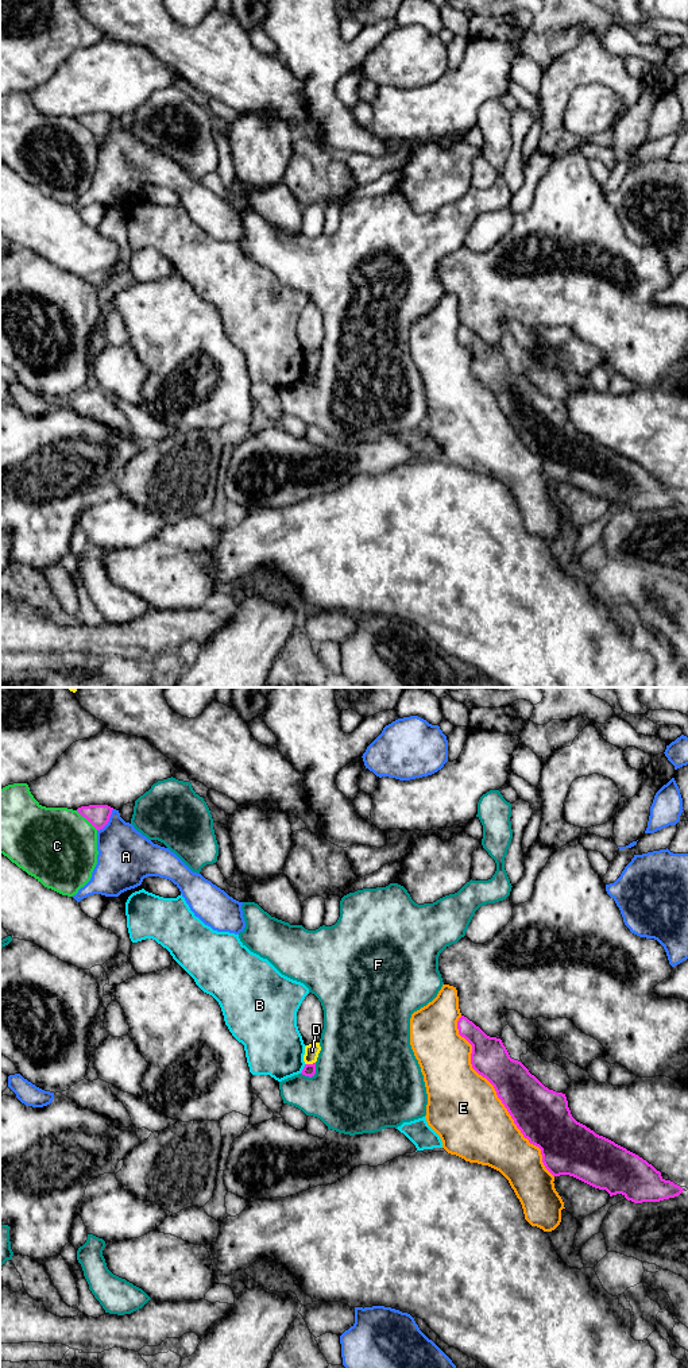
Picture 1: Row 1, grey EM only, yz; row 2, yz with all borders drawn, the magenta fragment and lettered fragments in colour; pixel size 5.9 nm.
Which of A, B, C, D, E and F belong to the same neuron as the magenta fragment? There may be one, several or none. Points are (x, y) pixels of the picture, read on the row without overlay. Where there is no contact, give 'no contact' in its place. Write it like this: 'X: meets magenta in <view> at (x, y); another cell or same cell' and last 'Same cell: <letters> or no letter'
A: meets magenta in yz at (108, 128); another cell
B: meets magenta in yz at (304, 377); another cell
C: meets magenta in yz at (87, 127); another cell
D: meets magenta in yz at (309, 373); another cell
E: meets magenta in yz at (498, 405); another cell
F: meets magenta in yz at (312, 384); another cell
Same cell: no letter

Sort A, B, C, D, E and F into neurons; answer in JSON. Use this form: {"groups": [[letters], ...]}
{"groups": [["A"], ["B"], ["C"], ["D"], ["E"], ["F"]]}

